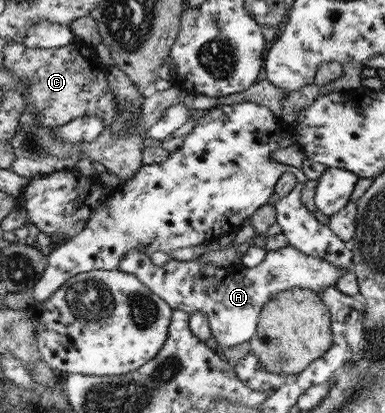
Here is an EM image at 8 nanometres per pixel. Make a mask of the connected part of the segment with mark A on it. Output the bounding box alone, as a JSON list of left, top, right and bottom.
[119,246,345,348]

